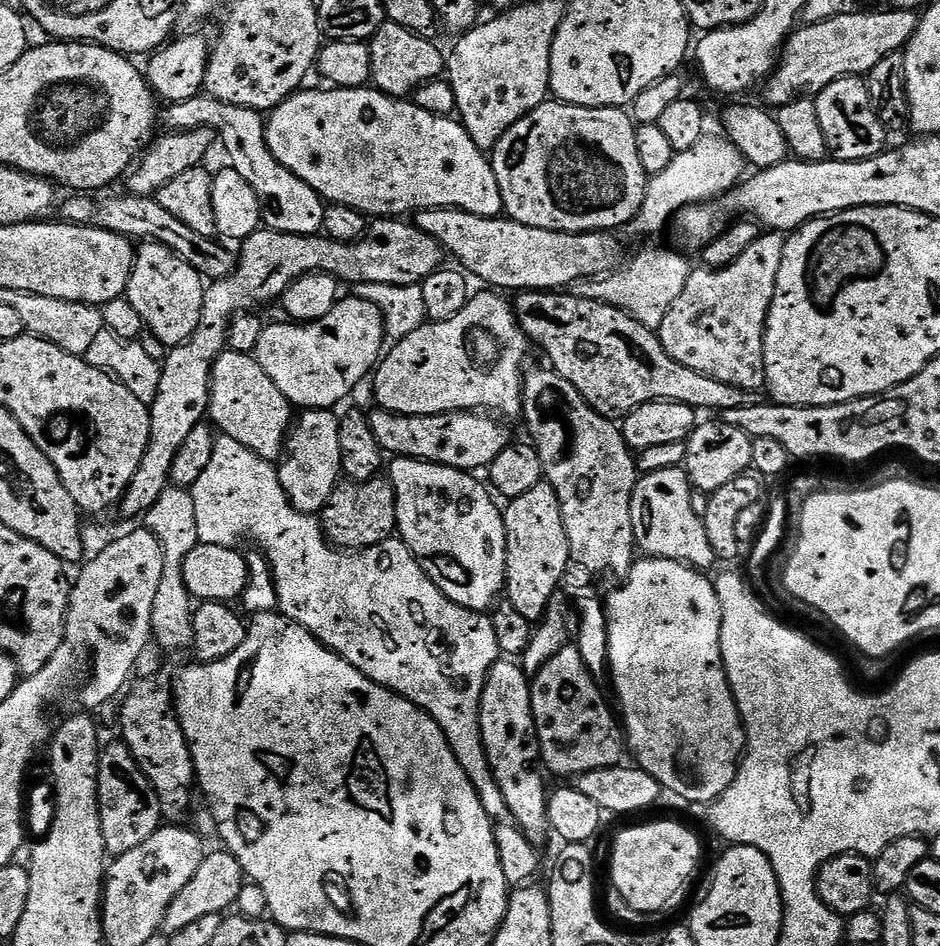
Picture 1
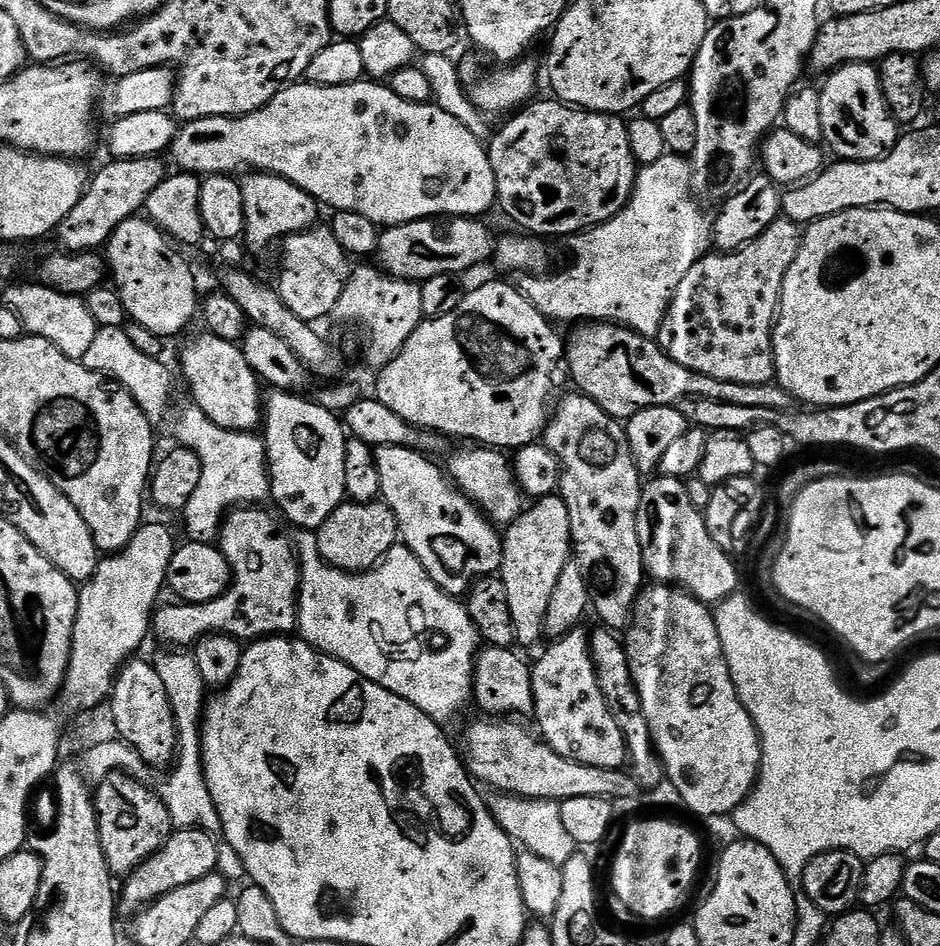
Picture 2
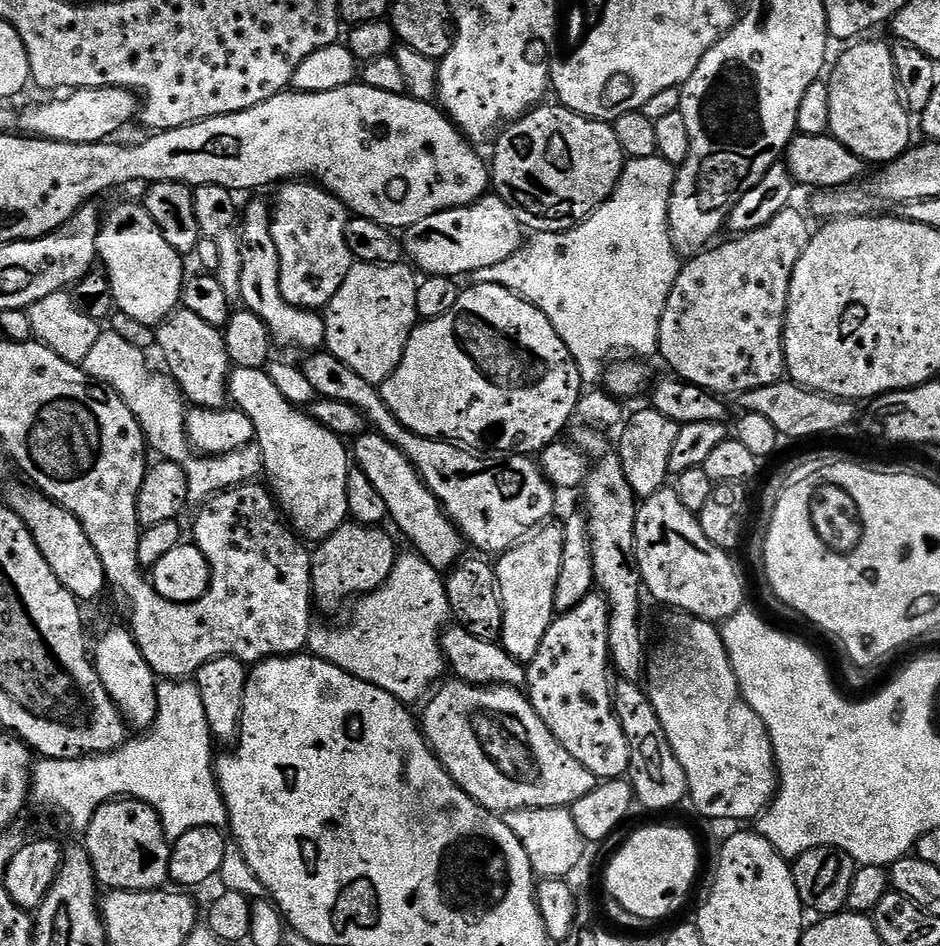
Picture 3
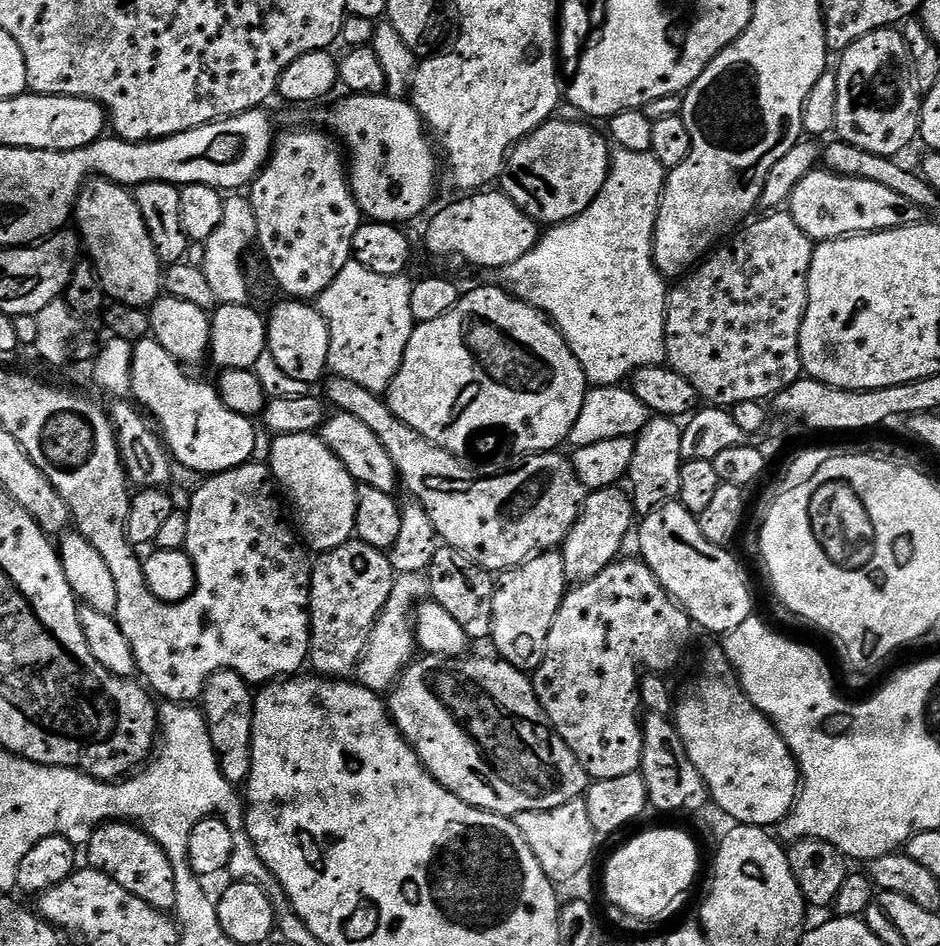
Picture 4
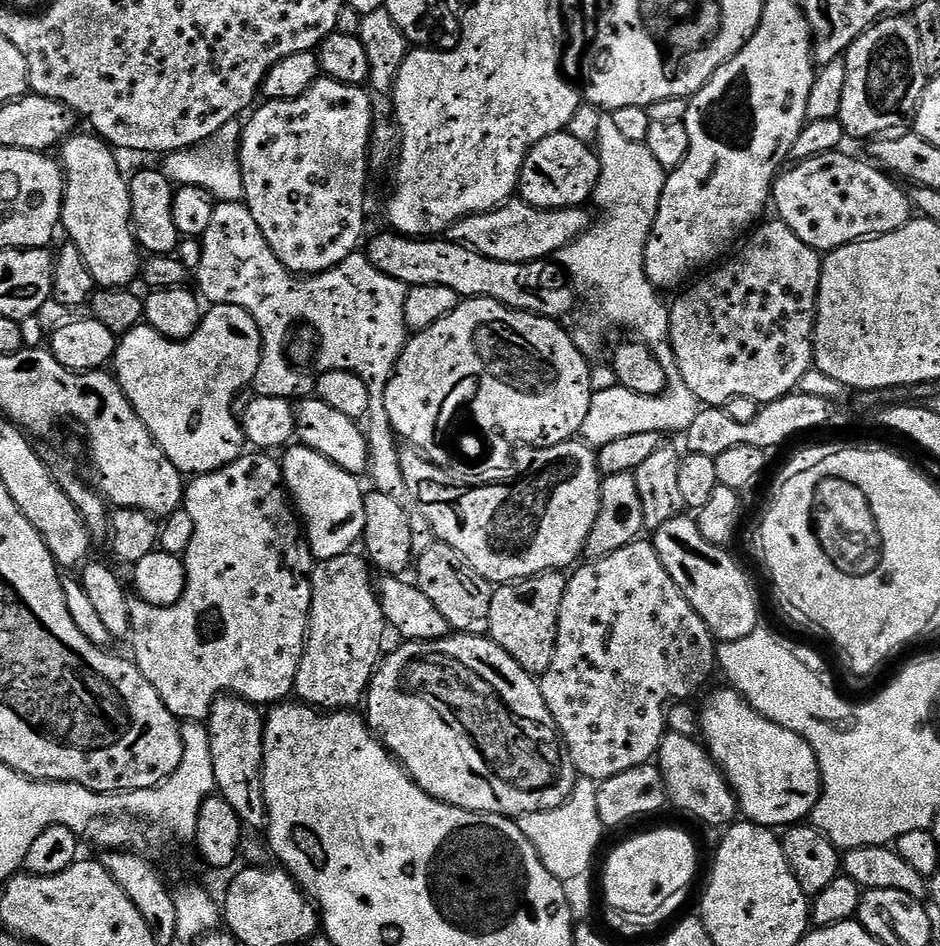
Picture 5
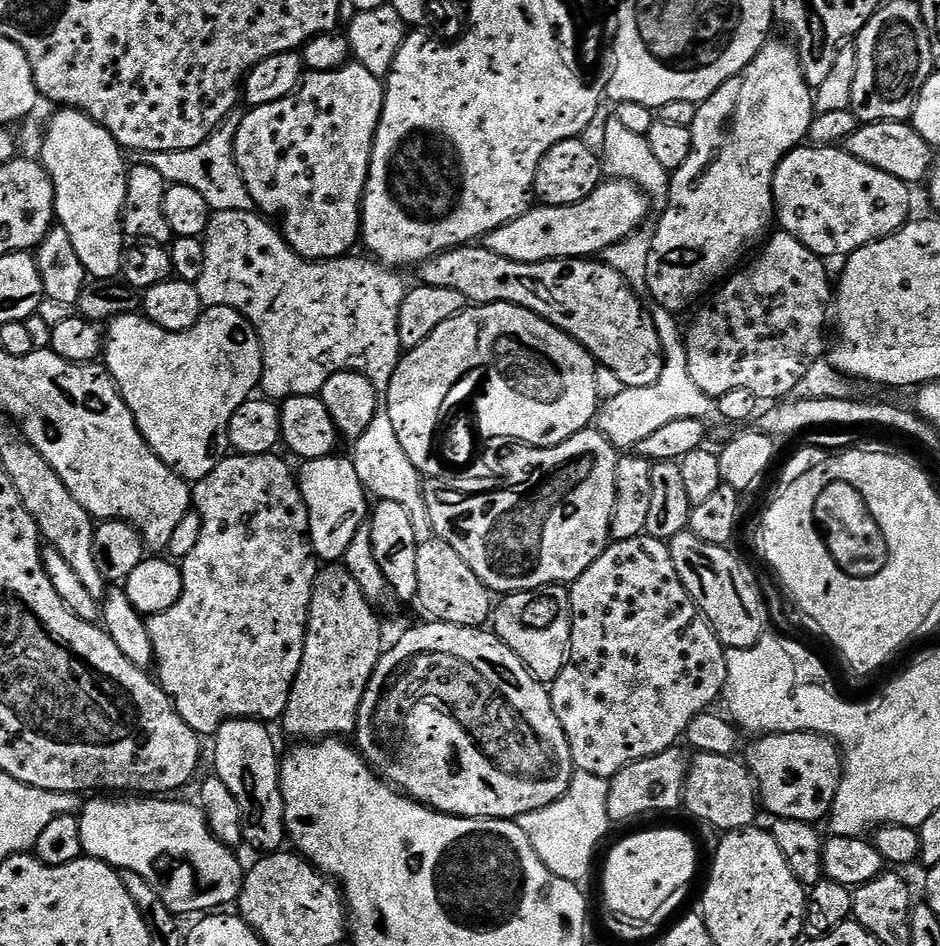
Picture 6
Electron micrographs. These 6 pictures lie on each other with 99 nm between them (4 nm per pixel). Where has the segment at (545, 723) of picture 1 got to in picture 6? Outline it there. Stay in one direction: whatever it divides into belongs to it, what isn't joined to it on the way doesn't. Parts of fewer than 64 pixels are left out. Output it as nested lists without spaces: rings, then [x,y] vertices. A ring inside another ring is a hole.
[[[650,535],[635,536],[625,540],[609,543],[607,550],[586,570],[586,574],[573,580],[570,585],[570,606],[572,607],[572,633],[568,647],[568,661],[564,663],[562,674],[550,686],[550,695],[554,714],[558,714],[558,722],[562,722],[562,730],[570,742],[570,754],[577,772],[598,774],[598,778],[611,781],[623,768],[638,762],[642,758],[657,756],[673,747],[676,739],[683,737],[688,731],[690,722],[698,714],[709,711],[715,700],[721,699],[726,686],[725,647],[720,643],[708,619],[700,612],[699,606],[690,598],[686,586],[682,586],[682,578],[678,578],[678,570],[674,570],[674,558],[670,558],[667,543]]]

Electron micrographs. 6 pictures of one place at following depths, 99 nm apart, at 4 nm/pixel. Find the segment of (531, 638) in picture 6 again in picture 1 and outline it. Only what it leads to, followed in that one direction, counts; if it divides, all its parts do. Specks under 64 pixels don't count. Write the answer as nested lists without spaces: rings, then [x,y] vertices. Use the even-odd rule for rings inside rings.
[[[546,482],[526,490],[526,494],[518,494],[518,498],[508,500],[503,509],[504,525],[508,535],[508,553],[506,554],[506,589],[507,603],[522,614],[522,618],[539,622],[544,619],[544,611],[550,598],[561,587],[564,575],[570,569],[570,546],[566,538],[566,526],[562,522],[562,506],[558,502],[558,494]]]

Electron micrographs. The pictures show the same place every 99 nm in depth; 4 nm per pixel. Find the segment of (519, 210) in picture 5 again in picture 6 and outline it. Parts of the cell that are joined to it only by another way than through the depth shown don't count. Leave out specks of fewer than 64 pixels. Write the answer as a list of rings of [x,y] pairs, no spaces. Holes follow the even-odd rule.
[[[605,179],[582,202],[570,206],[554,206],[546,204],[533,206],[518,218],[506,222],[506,226],[498,226],[490,235],[485,236],[483,247],[494,250],[494,254],[502,254],[502,258],[510,258],[514,262],[546,262],[547,260],[578,260],[592,258],[602,254],[610,246],[622,242],[627,236],[641,227],[640,224],[648,216],[650,198],[636,184],[628,180]]]

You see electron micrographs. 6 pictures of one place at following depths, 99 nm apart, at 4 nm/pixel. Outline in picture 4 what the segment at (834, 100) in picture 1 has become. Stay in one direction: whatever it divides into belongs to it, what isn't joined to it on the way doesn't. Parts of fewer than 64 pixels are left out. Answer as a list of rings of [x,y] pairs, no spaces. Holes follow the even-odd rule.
[[[895,27],[879,28],[843,49],[840,68],[835,69],[838,82],[838,118],[835,135],[858,150],[870,150],[870,154],[899,157],[912,143],[917,143],[920,134],[921,93],[918,91],[910,50],[906,46],[903,31]]]

